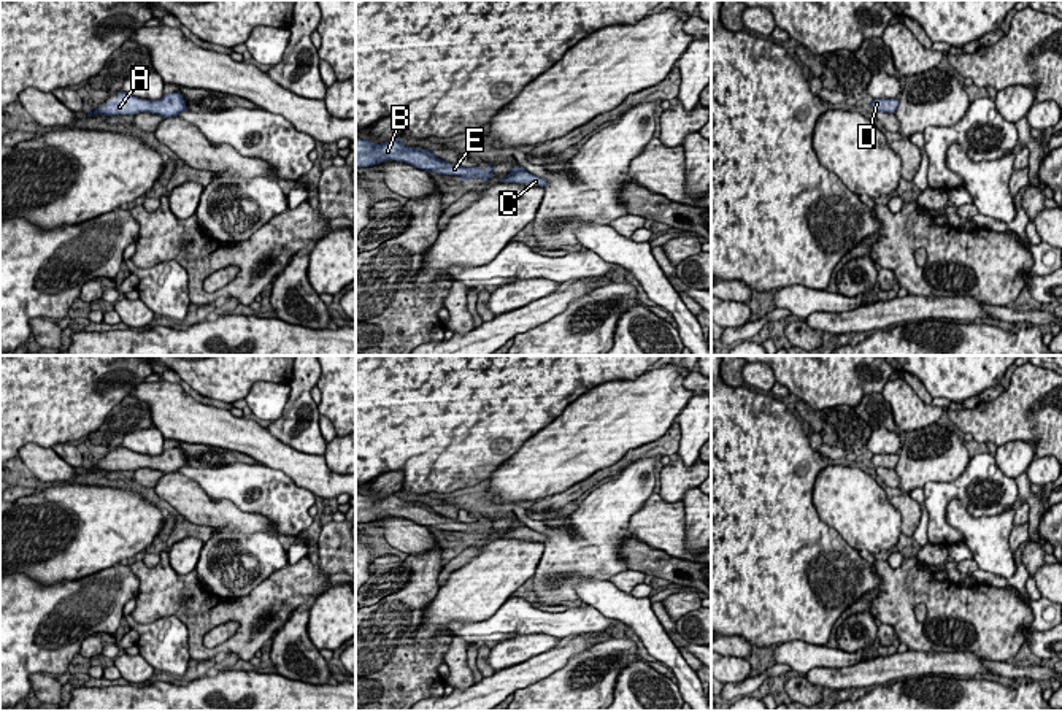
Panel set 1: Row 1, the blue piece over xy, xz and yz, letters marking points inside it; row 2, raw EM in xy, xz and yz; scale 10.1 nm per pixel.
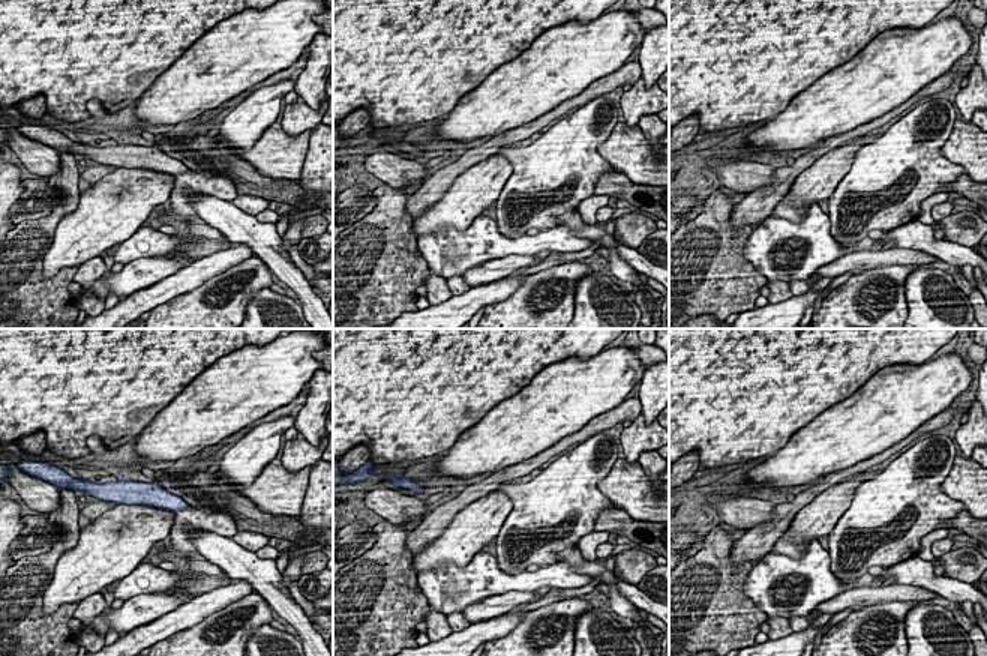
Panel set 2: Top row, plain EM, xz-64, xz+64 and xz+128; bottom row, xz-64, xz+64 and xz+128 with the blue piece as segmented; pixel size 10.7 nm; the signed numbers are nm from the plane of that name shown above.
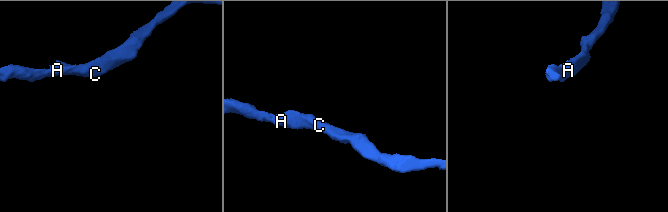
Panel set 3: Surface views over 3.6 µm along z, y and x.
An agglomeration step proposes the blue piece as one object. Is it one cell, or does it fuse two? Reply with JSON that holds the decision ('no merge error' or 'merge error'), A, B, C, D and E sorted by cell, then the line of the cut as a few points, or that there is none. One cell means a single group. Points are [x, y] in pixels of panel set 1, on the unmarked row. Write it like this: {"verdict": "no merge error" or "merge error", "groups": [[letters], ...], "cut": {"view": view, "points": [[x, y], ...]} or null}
{"verdict": "no merge error", "groups": [["A", "B", "C", "D", "E"]], "cut": null}

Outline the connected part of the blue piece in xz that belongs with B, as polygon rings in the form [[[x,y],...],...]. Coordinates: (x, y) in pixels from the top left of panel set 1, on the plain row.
[[[356,494],[356,522],[367,524],[386,516],[397,516],[410,519],[424,527],[435,527],[443,532],[460,532],[464,536],[470,533],[481,533],[484,536],[494,533],[494,522],[481,525],[479,521],[465,524],[459,517],[449,519],[441,516],[430,505],[408,503],[400,494],[389,495],[381,500],[370,498],[368,495]]]

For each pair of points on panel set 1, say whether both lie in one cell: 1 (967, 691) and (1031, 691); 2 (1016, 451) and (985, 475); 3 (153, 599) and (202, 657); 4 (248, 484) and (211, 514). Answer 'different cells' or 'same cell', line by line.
1: same cell
2: different cells
3: same cell
4: different cells

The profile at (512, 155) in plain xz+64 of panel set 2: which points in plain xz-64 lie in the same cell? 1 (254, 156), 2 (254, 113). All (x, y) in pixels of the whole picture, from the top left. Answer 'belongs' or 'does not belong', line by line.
1: does not belong
2: belongs

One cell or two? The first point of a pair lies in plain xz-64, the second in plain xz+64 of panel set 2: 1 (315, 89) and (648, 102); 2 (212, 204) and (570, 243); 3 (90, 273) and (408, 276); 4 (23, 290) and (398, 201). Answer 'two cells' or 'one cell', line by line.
1: two cells
2: two cells
3: two cells
4: one cell

